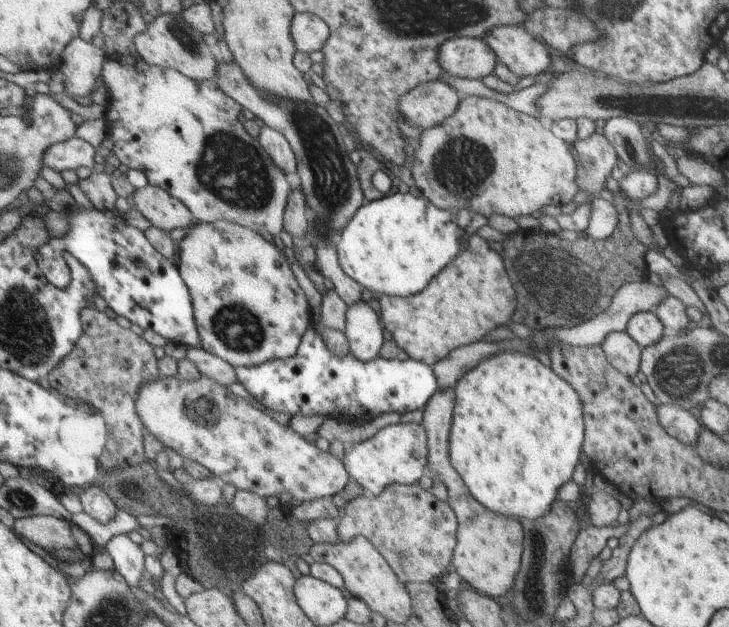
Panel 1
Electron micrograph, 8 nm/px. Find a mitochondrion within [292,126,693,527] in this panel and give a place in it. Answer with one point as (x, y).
(555, 302)

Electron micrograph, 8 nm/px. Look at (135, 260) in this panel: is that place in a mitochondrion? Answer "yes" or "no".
yes

